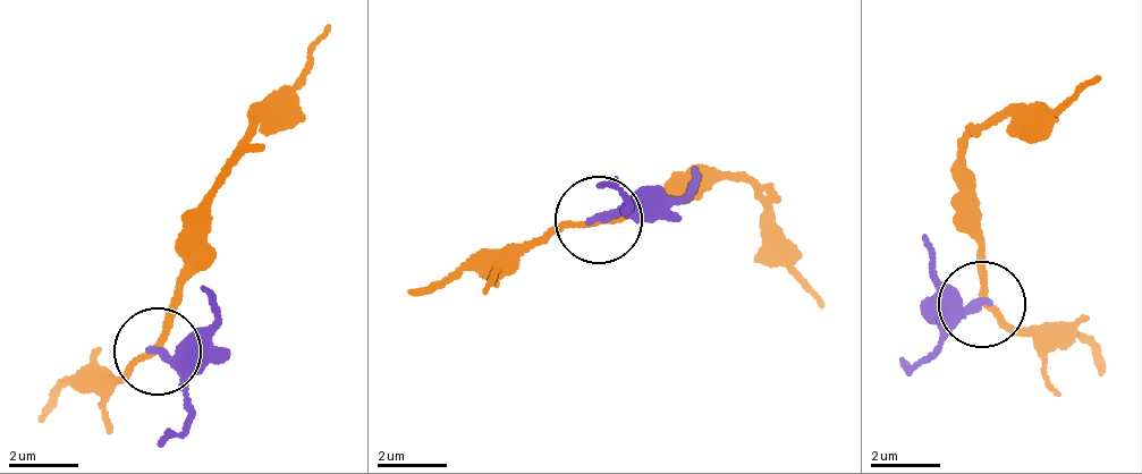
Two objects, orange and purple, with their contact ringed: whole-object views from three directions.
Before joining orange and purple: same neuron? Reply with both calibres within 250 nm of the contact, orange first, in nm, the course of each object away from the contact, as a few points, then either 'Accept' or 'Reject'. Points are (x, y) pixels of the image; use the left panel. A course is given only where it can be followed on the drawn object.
Thickness 160 nm (orange) against 240 nm. Course of orange: (160, 349), (184, 222), (256, 120), (273, 107), (327, 23). Course of purple: (160, 349), (212, 318), (201, 287). Reject

